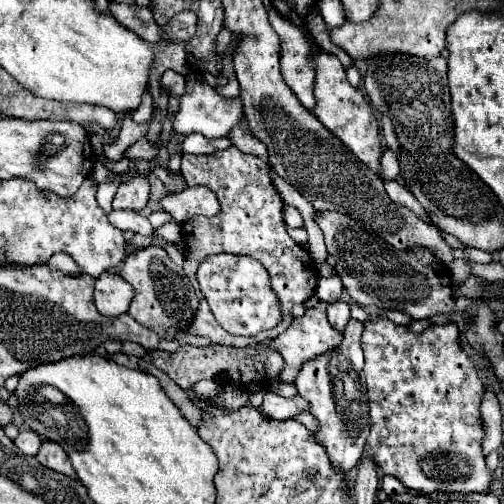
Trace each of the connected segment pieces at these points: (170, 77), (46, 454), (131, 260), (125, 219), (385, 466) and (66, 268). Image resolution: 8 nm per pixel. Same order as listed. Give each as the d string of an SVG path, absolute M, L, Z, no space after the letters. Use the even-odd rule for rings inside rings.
M167 70L163 74L161 86L171 94L171 96L181 96L185 92L185 78L173 70Z
M45 440L45 442L41 444L41 450L39 450L39 454L37 454L37 460L39 460L43 466L55 470L55 472L61 472L61 474L65 474L65 476L75 478L75 470L73 470L73 466L71 466L71 462L69 462L65 450L63 450L57 442Z
M147 246L147 248L135 250L123 262L121 276L135 288L135 298L129 308L129 316L133 316L139 324L151 330L157 330L157 334L161 334L161 338L167 338L167 340L173 340L177 332L183 332L189 328L199 308L199 298L189 278L185 276L183 268L177 266L163 248Z
M111 210L107 214L107 218L119 230L133 230L143 236L153 236L153 232L155 232L153 226L149 224L149 220L133 210Z
M371 316L363 322L361 348L365 354L365 380L369 408L371 408L371 434L365 444L367 456L383 470L395 476L407 490L421 494L429 492L489 492L495 472L487 468L483 454L483 422L479 404L483 398L483 382L477 374L473 360L465 354L459 342L459 330L453 322L435 324L415 334L407 326L397 326L385 316Z
M61 252L53 254L51 260L47 262L47 266L53 268L53 270L61 270L61 272L65 272L69 276L77 276L79 274L79 268L77 268L75 260L69 254L61 254Z

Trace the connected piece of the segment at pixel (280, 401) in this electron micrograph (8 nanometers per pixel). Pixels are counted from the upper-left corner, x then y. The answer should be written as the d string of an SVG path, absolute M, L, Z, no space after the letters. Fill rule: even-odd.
M267 392L265 400L263 400L263 406L259 410L263 414L273 416L273 418L285 420L285 418L293 418L297 412L309 412L309 404L301 396L281 398L281 396L275 396L275 394Z

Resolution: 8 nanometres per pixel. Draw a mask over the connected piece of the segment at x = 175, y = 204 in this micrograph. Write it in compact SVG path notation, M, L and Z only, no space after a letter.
M205 186L185 188L181 194L169 194L161 200L165 212L169 212L177 224L191 220L193 216L217 216L219 202L213 190Z

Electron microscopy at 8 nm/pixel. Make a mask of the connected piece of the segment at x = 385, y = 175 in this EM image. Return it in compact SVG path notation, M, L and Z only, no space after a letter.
M385 150L381 156L381 178L389 182L397 180L397 176L399 176L399 162L391 150Z

